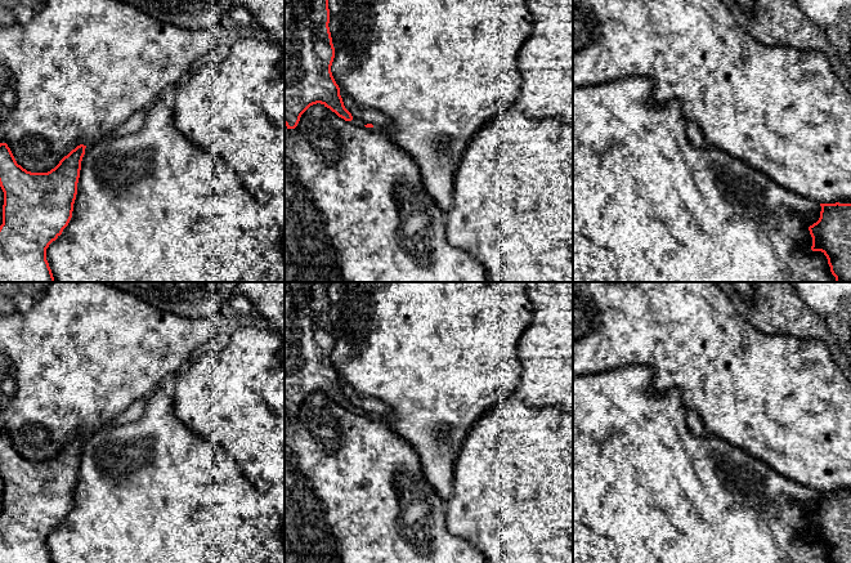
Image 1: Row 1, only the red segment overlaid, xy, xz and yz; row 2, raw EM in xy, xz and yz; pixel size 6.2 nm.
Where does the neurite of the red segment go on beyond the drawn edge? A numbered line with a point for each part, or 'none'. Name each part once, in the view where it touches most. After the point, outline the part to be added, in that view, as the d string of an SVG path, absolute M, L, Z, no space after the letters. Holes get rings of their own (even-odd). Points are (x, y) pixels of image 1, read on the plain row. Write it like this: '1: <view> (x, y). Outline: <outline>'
none

